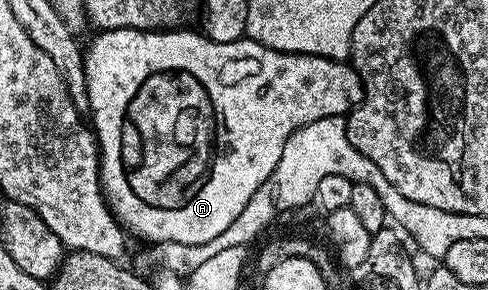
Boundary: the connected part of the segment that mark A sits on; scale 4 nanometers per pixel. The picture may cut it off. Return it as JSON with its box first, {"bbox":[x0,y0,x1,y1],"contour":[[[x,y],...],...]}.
{"bbox":[83,28,363,245],"contour":[[[118,28],[112,32],[102,31],[91,49],[87,48],[83,57],[87,93],[91,111],[89,119],[95,123],[93,135],[99,151],[99,179],[105,193],[105,199],[120,225],[128,233],[141,239],[151,236],[152,245],[165,242],[181,242],[182,244],[200,244],[209,242],[209,238],[217,238],[224,228],[249,206],[249,198],[253,198],[256,188],[277,170],[277,162],[281,162],[281,150],[285,150],[285,142],[296,128],[304,128],[325,118],[334,116],[343,118],[352,112],[363,100],[363,79],[352,68],[350,63],[342,60],[330,60],[324,56],[304,58],[295,52],[278,52],[257,44],[250,38],[242,38],[231,42],[208,40],[203,34],[197,36],[166,36],[166,31],[147,31],[141,28]]]}

